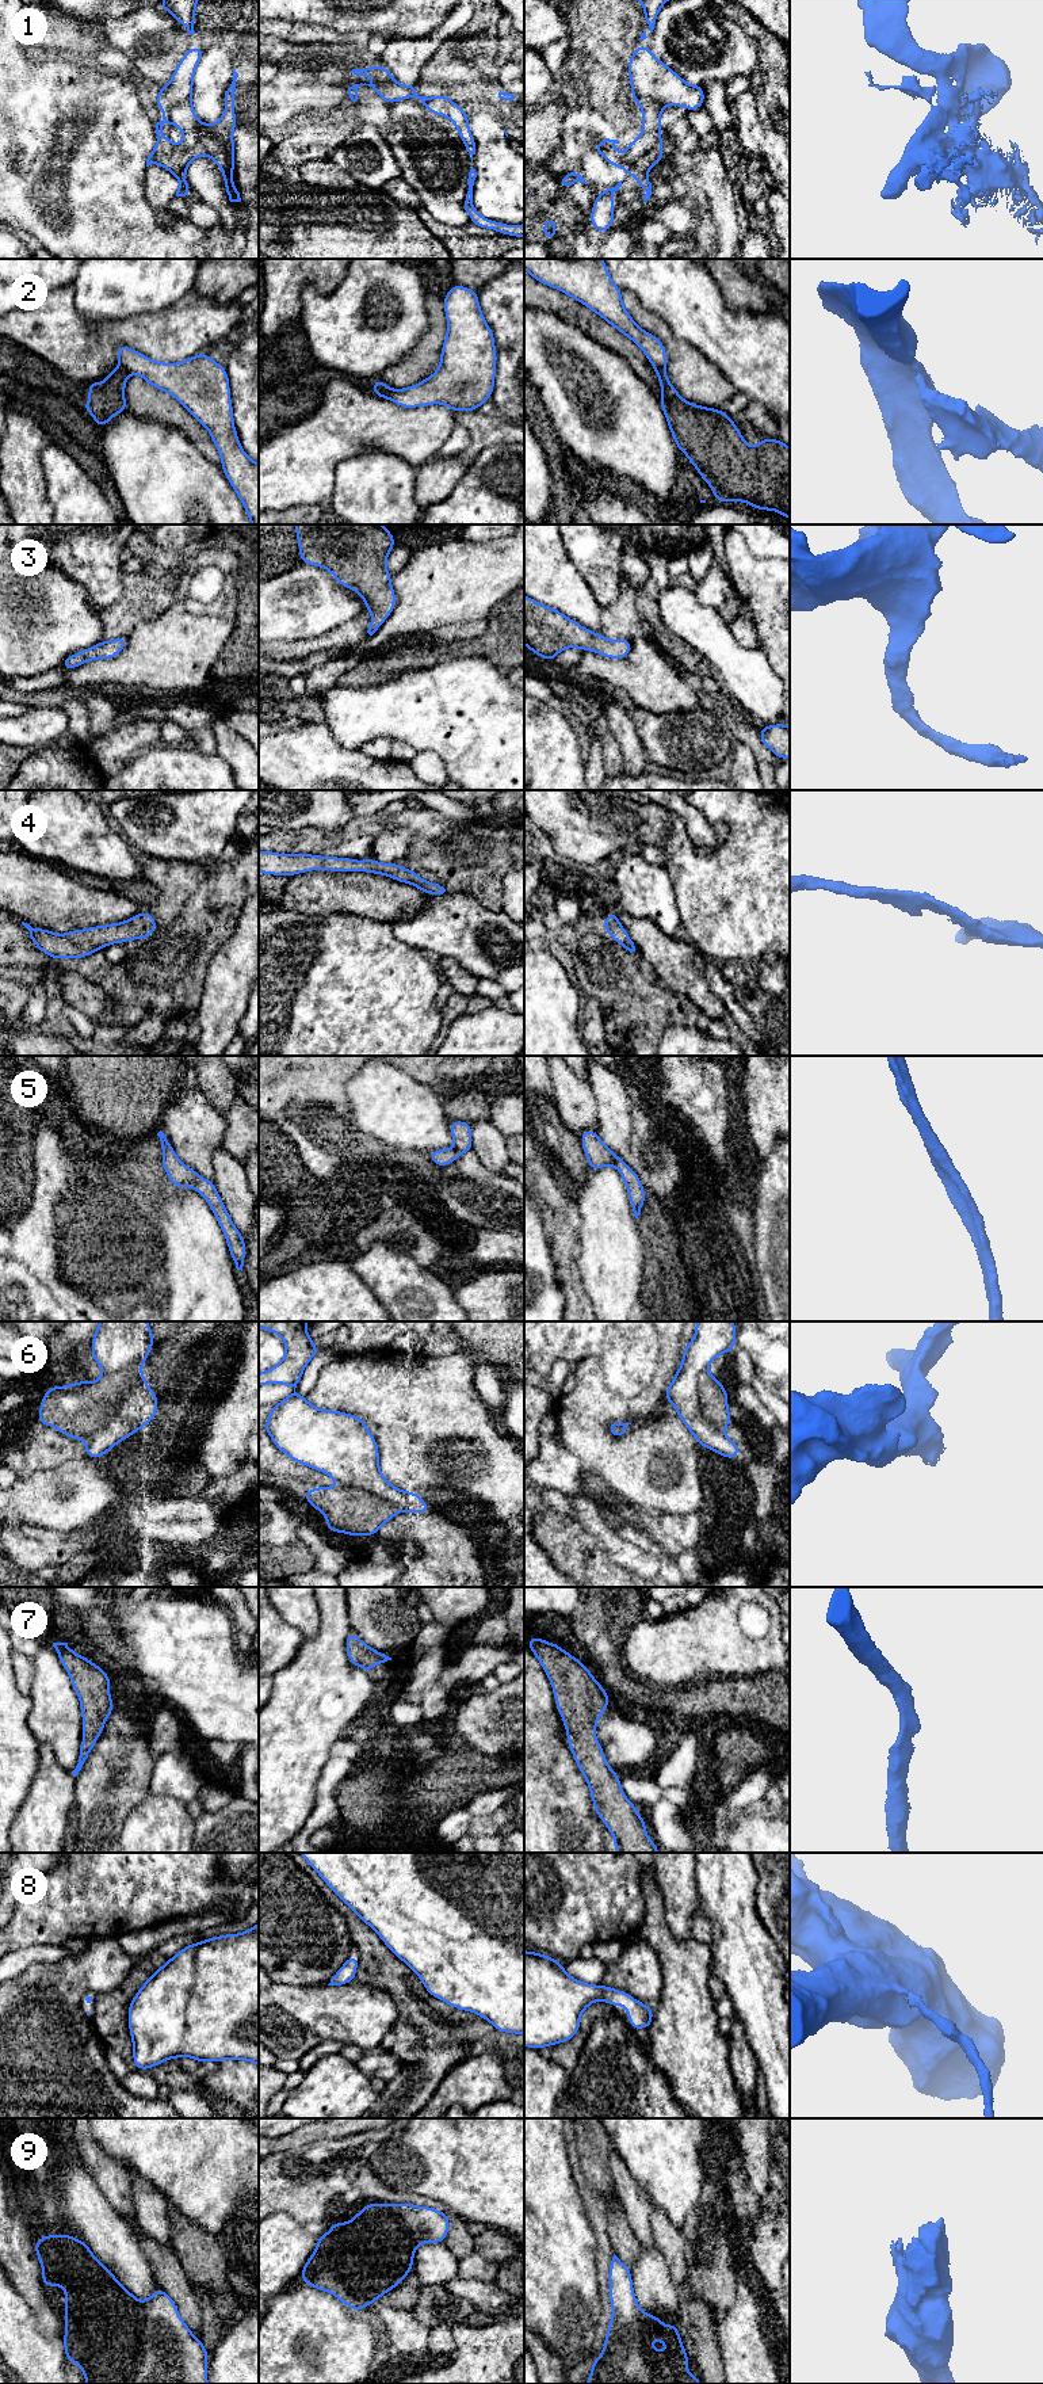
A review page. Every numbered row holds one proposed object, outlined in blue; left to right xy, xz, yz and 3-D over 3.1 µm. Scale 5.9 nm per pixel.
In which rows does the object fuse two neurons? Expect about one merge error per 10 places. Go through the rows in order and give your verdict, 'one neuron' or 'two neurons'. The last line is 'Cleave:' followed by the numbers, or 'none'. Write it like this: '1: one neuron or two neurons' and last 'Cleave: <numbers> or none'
1: one neuron
2: two neurons
3: one neuron
4: one neuron
5: one neuron
6: two neurons
7: one neuron
8: one neuron
9: one neuron
Cleave: 2, 6

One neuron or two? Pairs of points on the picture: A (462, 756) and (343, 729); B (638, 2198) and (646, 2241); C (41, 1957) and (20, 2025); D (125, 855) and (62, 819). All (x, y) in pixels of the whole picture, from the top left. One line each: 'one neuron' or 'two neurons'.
A: one neuron
B: one neuron
C: two neurons
D: one neuron

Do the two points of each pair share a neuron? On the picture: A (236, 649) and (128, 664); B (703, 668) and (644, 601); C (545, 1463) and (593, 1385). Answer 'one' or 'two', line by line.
A: two
B: one
C: two

